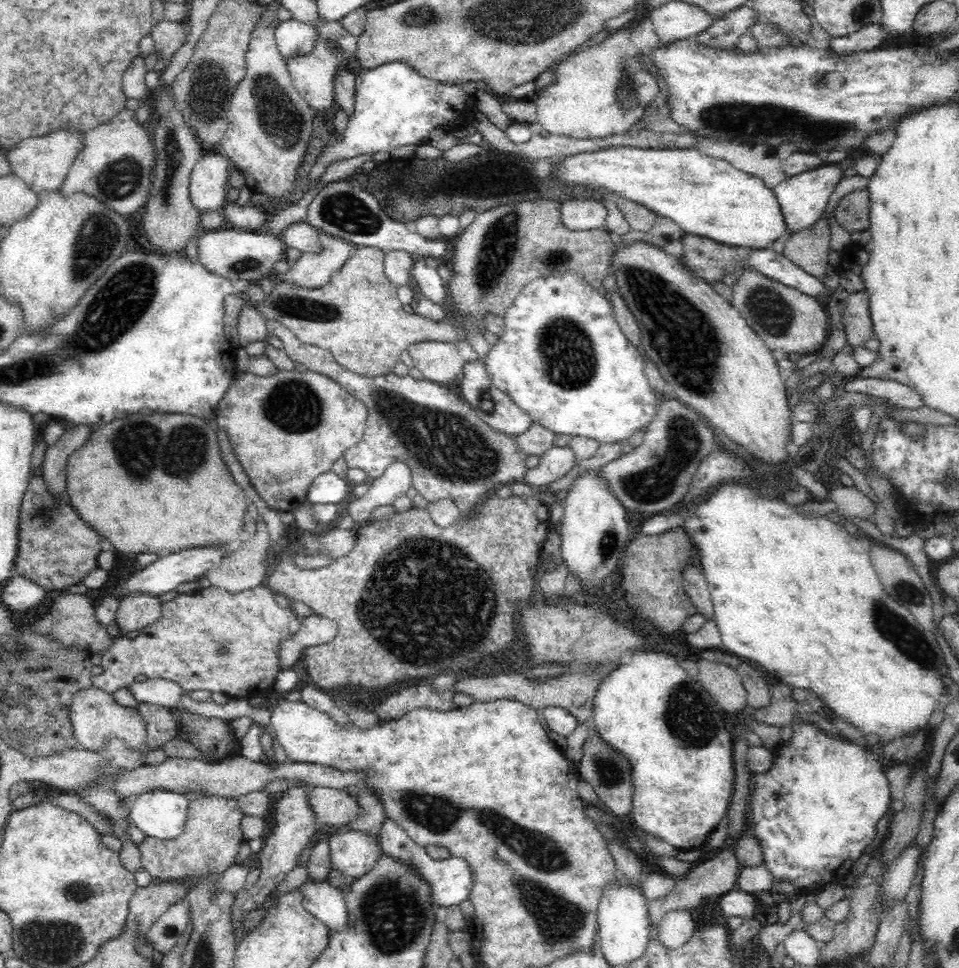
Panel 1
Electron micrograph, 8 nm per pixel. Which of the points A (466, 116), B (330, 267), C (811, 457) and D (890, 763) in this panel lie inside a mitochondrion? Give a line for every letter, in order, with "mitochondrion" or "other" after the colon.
A: other
B: other
C: mitochondrion
D: other

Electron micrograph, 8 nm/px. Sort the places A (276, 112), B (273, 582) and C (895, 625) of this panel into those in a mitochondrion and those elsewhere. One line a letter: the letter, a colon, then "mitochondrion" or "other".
A: mitochondrion
B: other
C: mitochondrion

